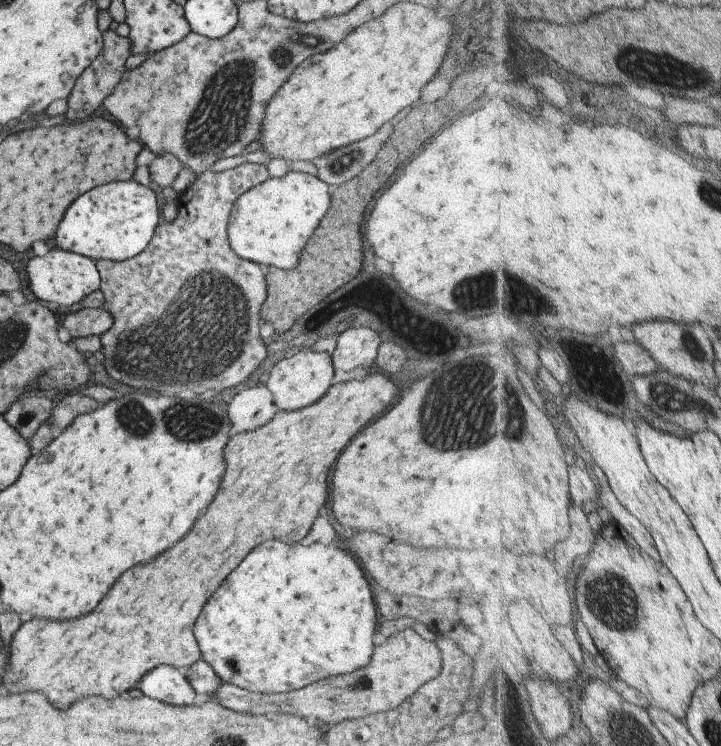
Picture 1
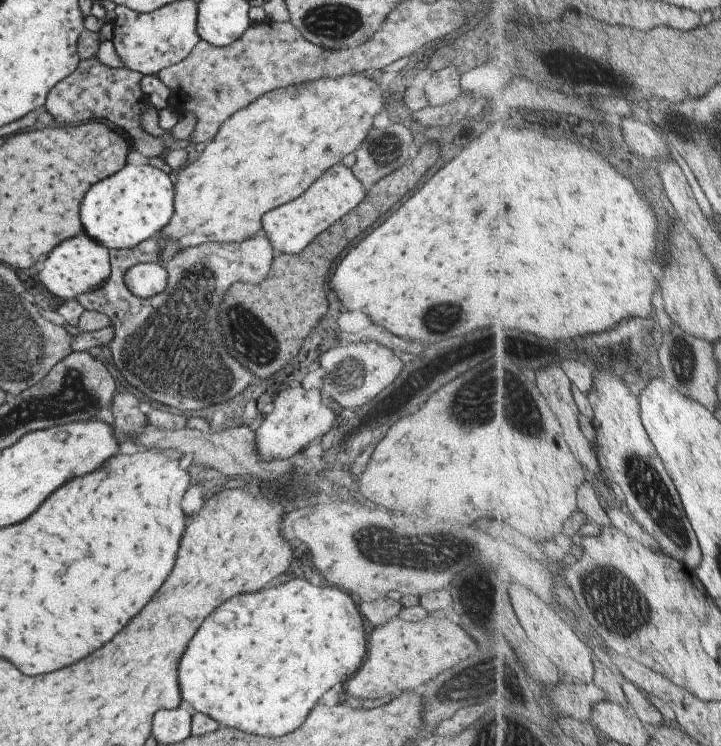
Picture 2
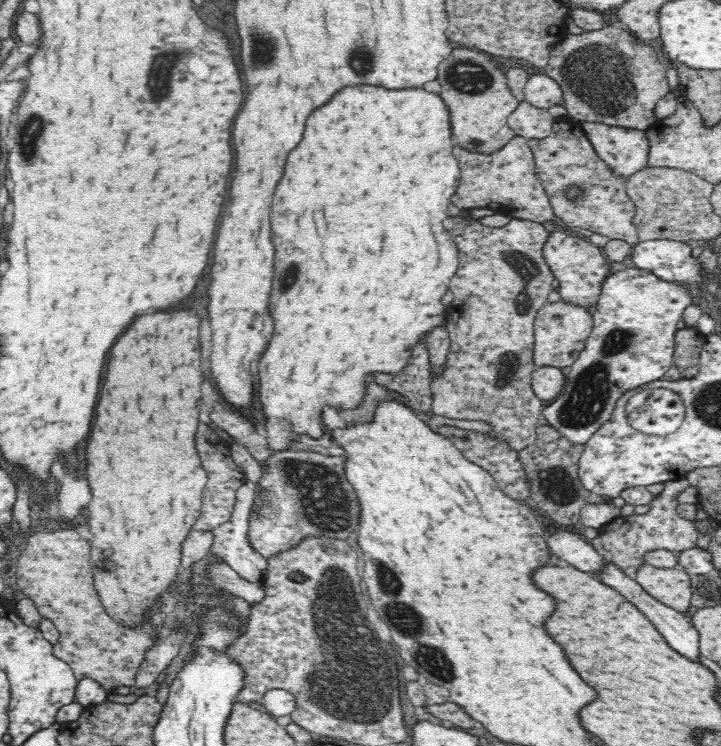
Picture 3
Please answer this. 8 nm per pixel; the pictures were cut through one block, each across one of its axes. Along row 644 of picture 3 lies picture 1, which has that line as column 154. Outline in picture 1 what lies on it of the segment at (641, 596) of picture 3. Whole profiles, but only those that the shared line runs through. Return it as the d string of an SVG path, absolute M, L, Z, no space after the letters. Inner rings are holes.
M157 665L146 672L136 684L145 697L170 705L192 705L200 700L191 688L184 671L170 665Z

